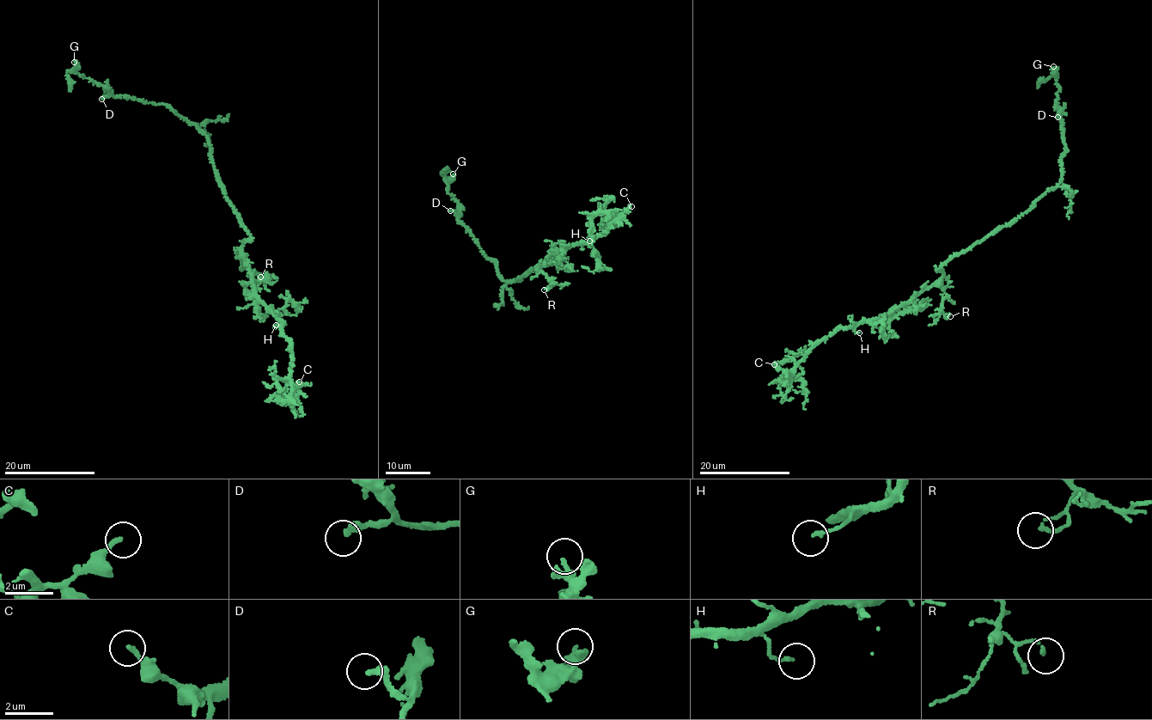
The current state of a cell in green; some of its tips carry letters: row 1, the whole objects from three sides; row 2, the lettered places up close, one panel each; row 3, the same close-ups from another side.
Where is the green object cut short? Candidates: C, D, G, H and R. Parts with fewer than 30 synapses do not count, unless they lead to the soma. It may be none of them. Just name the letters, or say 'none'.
none

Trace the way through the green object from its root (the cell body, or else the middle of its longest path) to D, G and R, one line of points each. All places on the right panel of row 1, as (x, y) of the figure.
D: (955, 254), (1008, 225), (1062, 181), (1061, 158), (1068, 151), (1063, 124), (1057, 117)
G: (955, 254), (1008, 225), (1063, 179), (1061, 158), (1068, 151), (1053, 66)
R: (955, 254), (940, 267), (943, 274), (941, 287), (946, 295), (941, 308), (950, 316)

